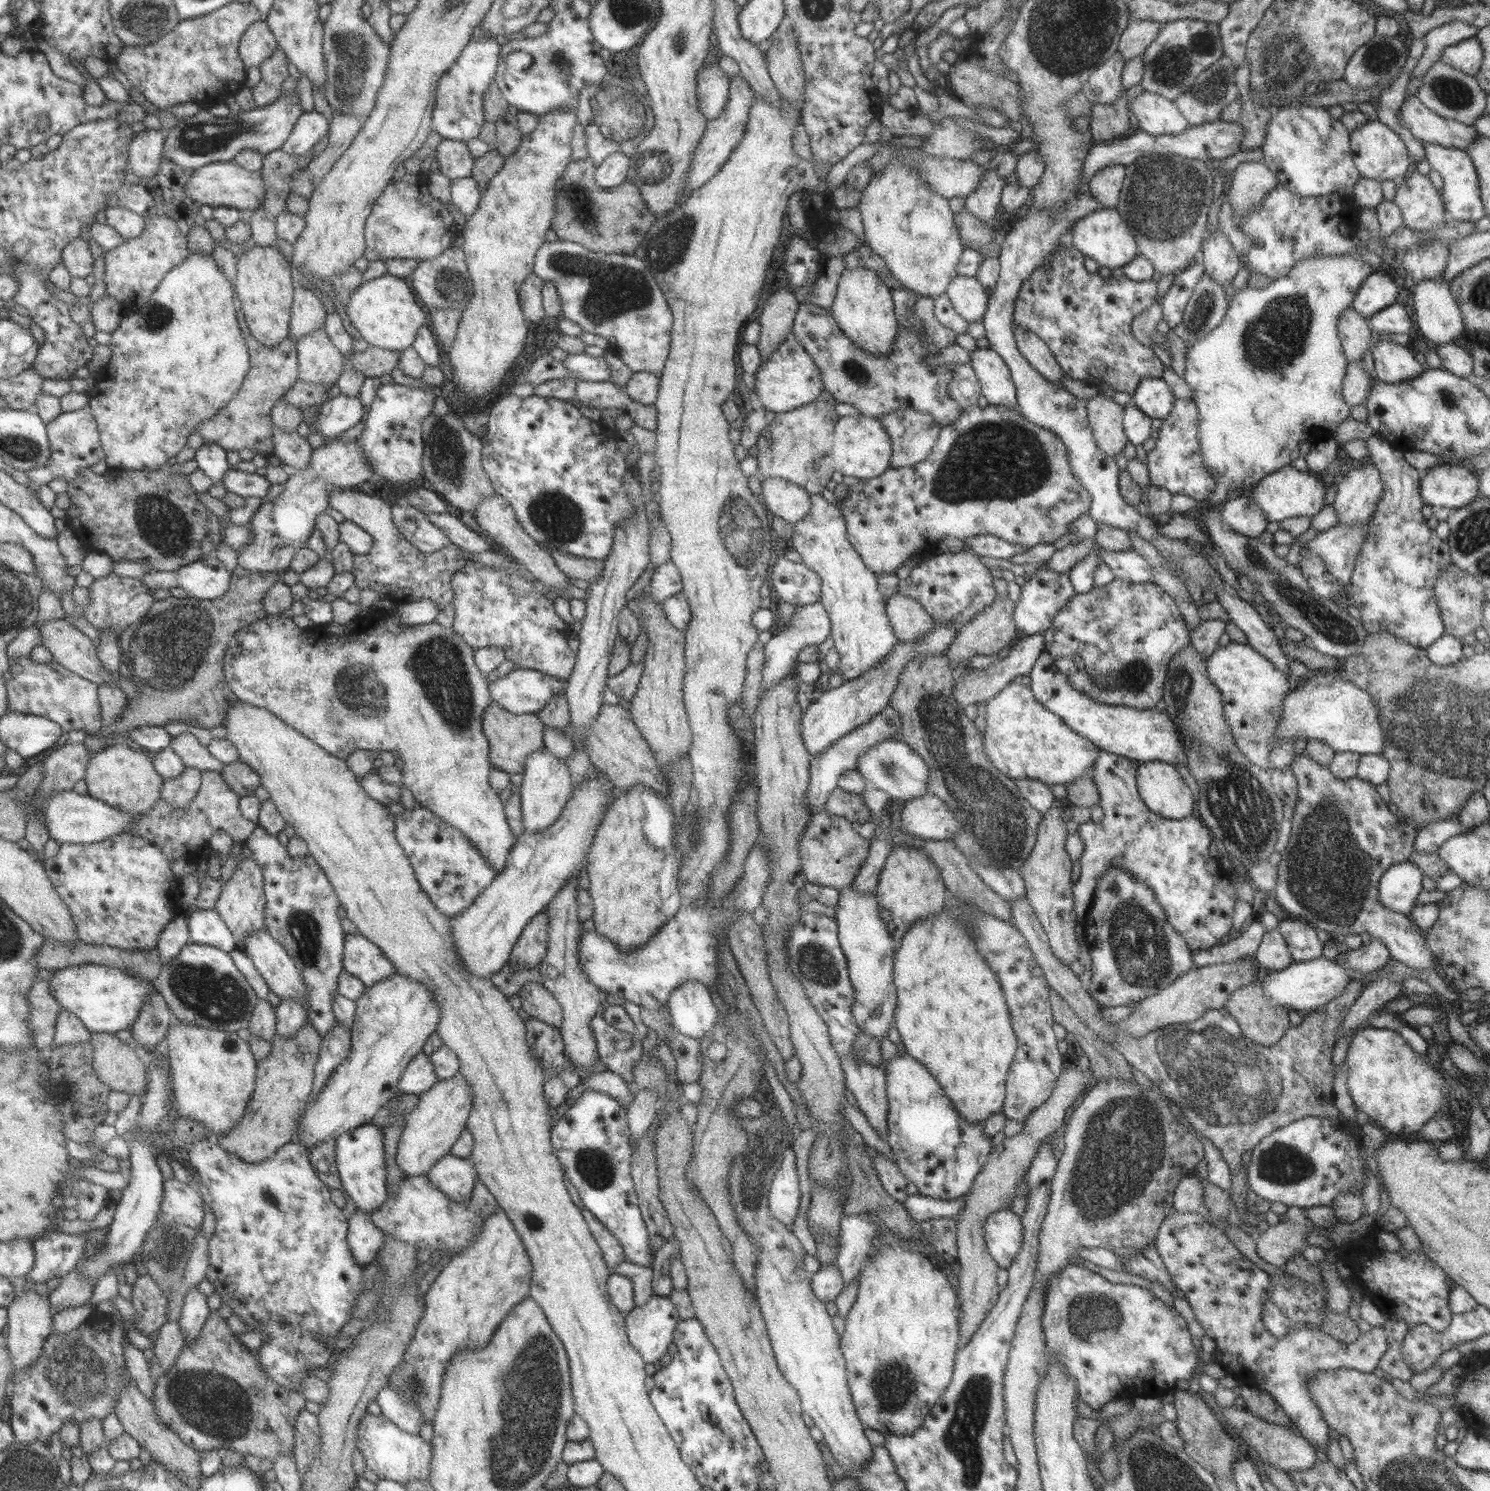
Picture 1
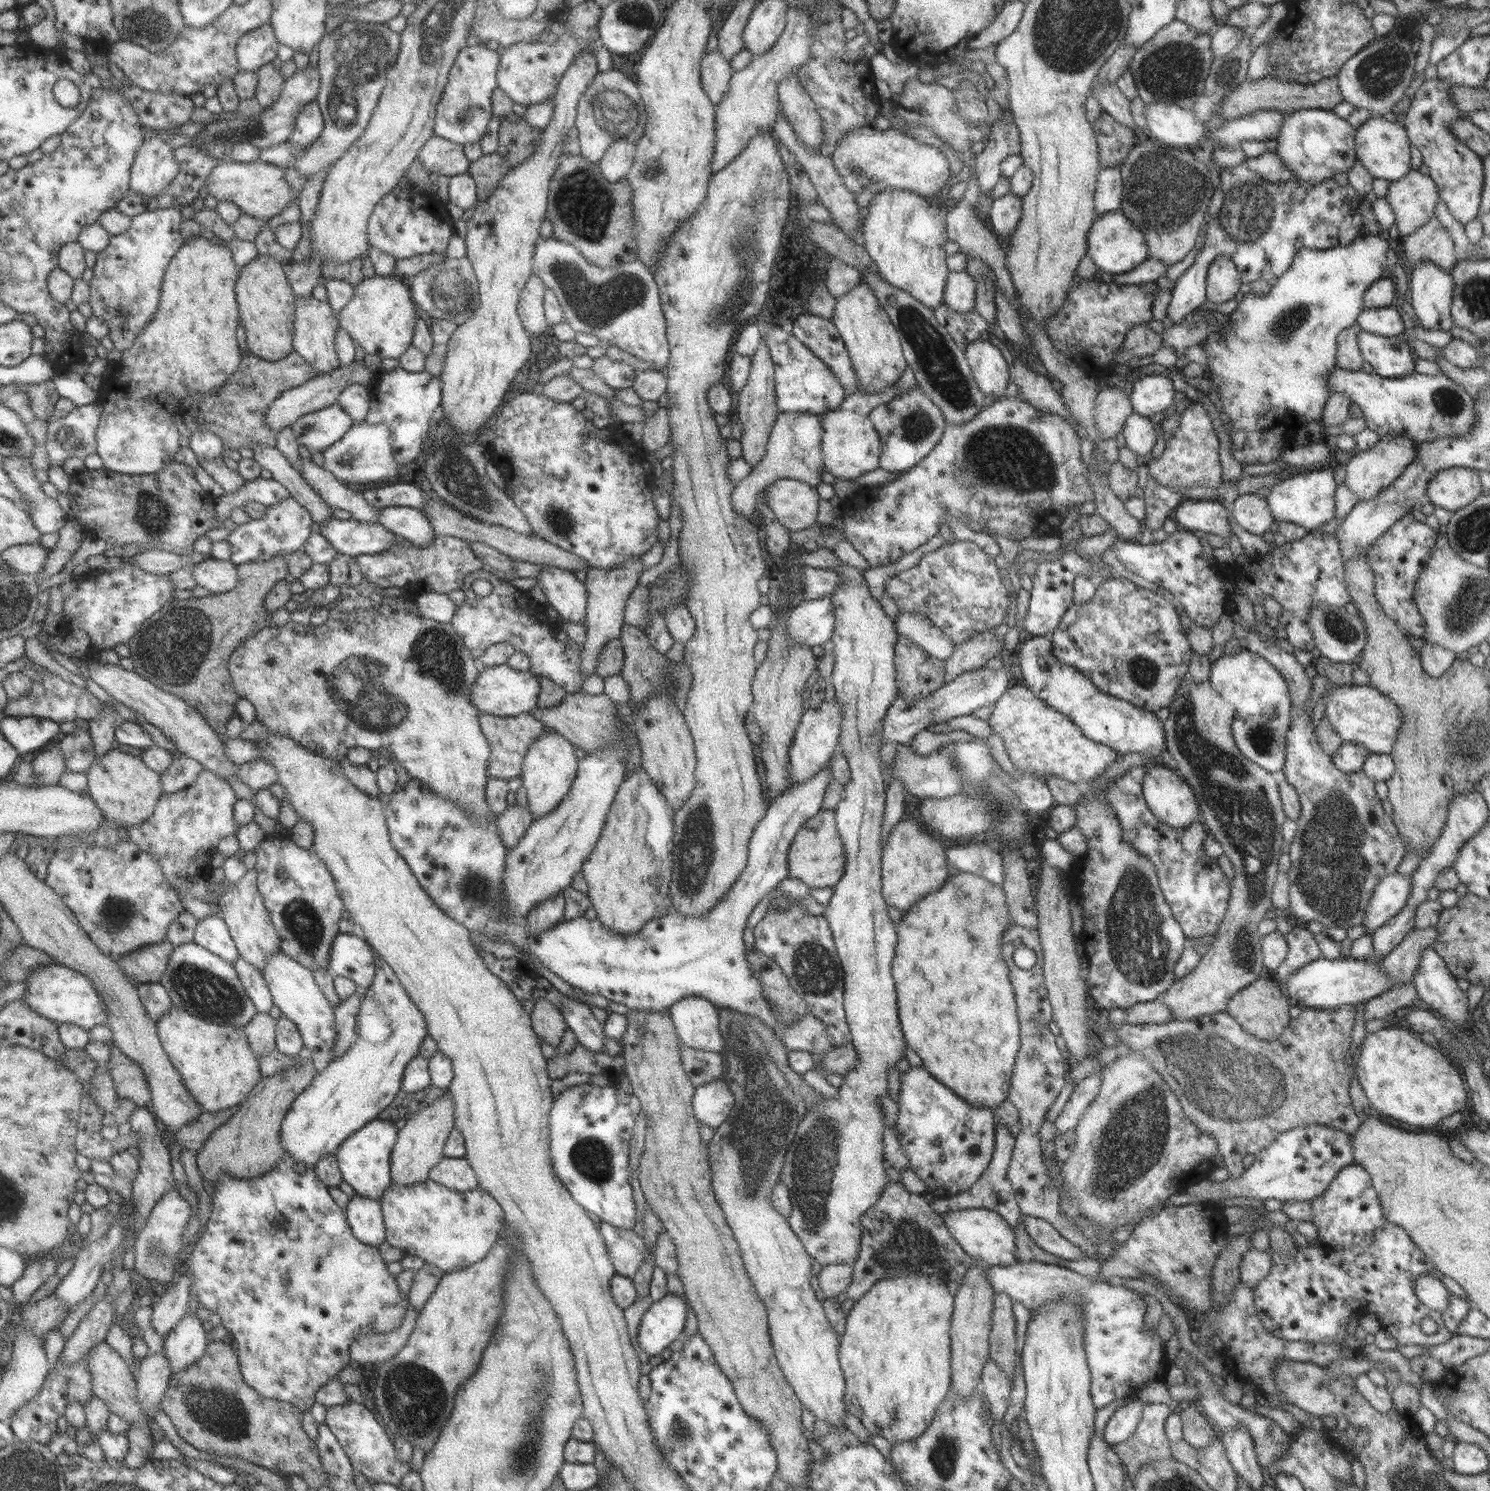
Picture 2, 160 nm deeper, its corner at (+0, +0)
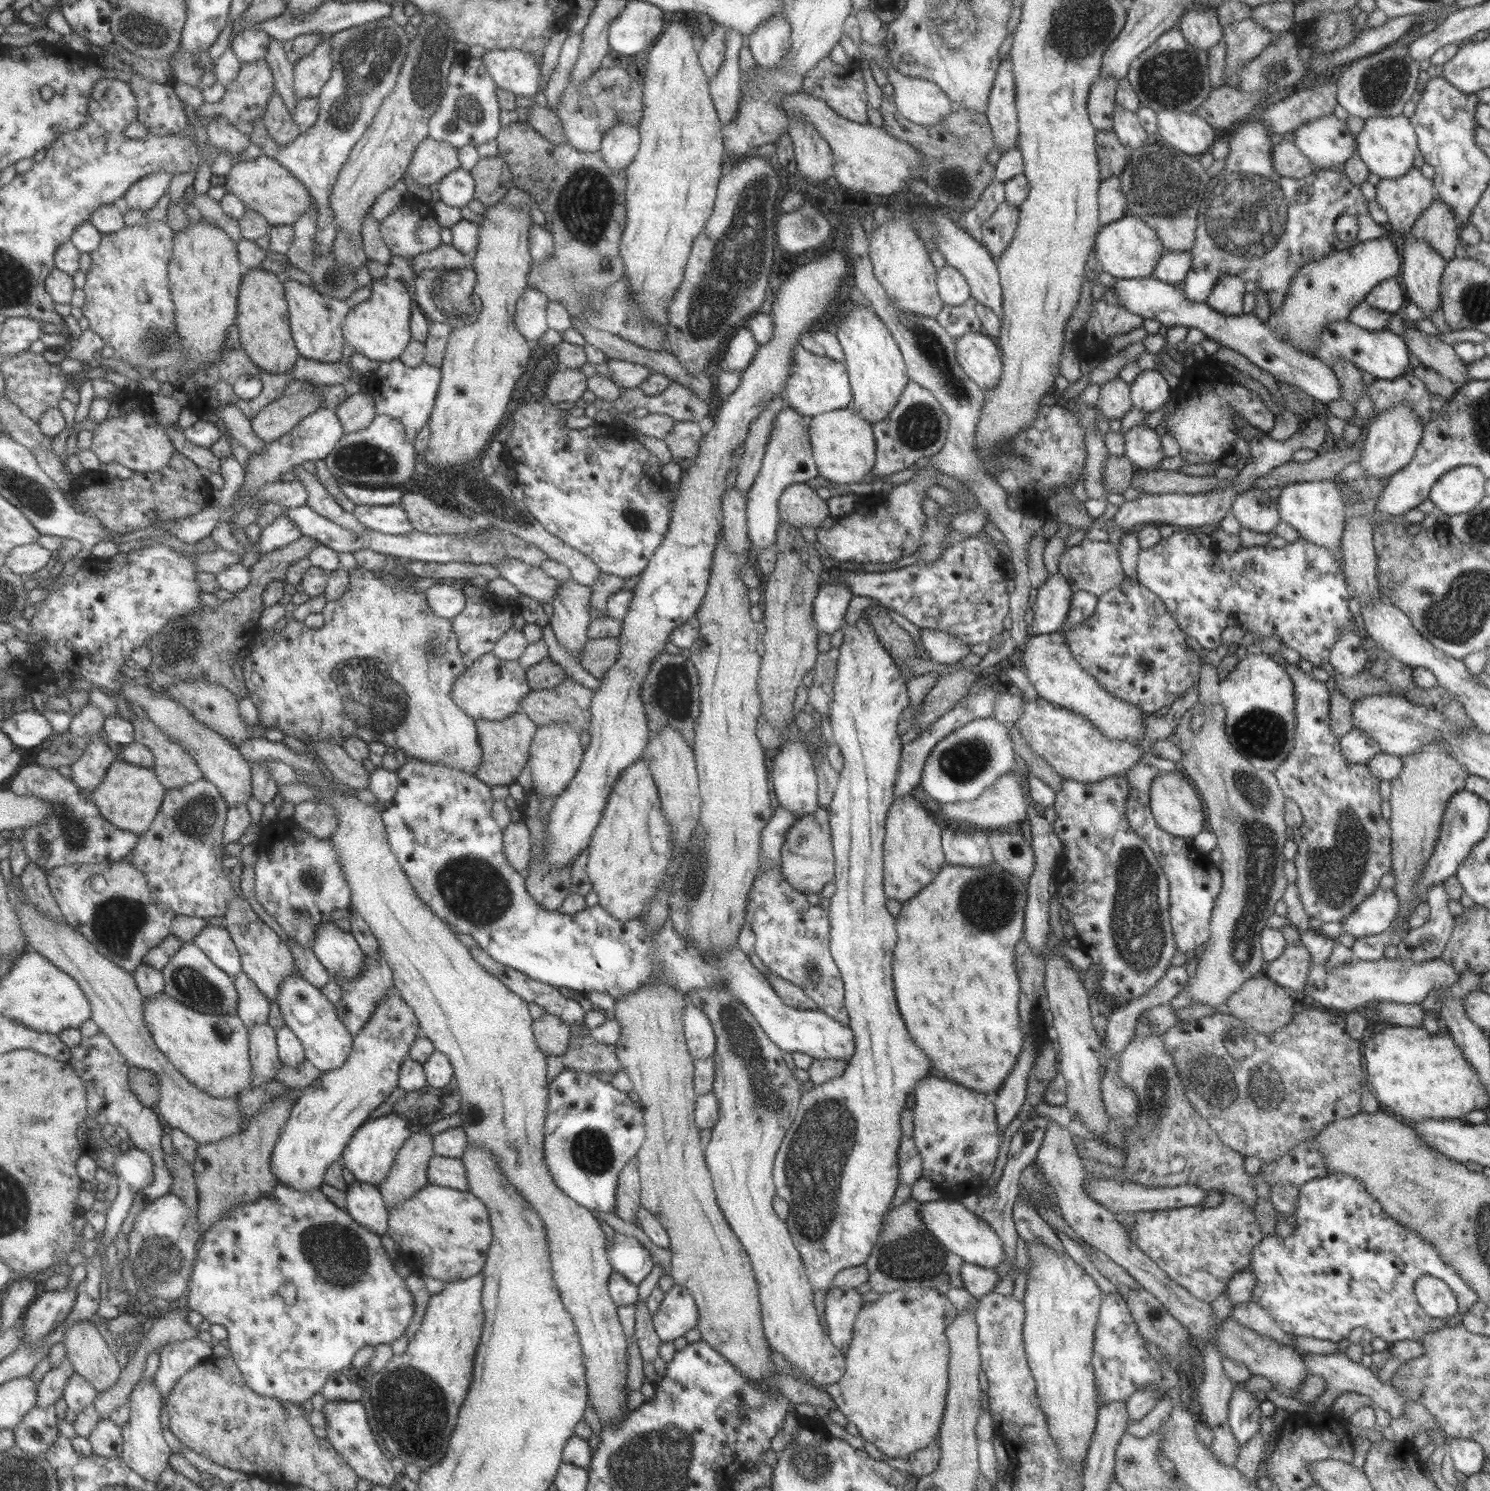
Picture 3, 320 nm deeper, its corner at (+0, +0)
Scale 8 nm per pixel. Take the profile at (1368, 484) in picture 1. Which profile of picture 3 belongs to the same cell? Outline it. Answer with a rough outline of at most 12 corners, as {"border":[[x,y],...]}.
{"border":[[1409,403],[1371,418],[1359,464],[1387,477],[1414,455],[1423,425]]}

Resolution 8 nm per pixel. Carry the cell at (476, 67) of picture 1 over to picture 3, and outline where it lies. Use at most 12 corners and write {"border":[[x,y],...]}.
{"border":[[457,53],[428,138],[456,149],[494,140],[497,86]]}

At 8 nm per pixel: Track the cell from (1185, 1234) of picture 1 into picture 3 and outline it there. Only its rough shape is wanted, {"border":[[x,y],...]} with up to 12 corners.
{"border":[[1255,1302],[1234,1304],[1240,1325],[1292,1347],[1292,1335]]}

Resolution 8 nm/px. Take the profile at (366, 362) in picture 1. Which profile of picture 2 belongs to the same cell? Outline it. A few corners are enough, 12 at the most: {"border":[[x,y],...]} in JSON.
{"border":[[363,361],[283,391],[265,412],[276,435],[301,416],[335,403],[346,385],[368,388]]}

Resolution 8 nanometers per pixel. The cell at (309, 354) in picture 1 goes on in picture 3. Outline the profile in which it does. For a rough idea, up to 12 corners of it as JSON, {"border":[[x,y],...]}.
{"border":[[282,281],[298,354],[339,362],[342,322],[369,298],[370,285],[345,300]]}

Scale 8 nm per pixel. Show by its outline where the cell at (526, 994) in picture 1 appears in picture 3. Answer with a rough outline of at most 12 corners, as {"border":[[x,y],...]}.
{"border":[[546,1013],[532,1021],[533,1040],[544,1055],[566,1051],[570,1025]]}

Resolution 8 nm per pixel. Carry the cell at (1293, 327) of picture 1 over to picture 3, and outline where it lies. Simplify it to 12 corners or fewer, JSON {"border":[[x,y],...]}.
{"border":[[1386,236],[1307,263],[1266,324],[1310,354],[1324,324],[1346,319],[1395,277]]}

